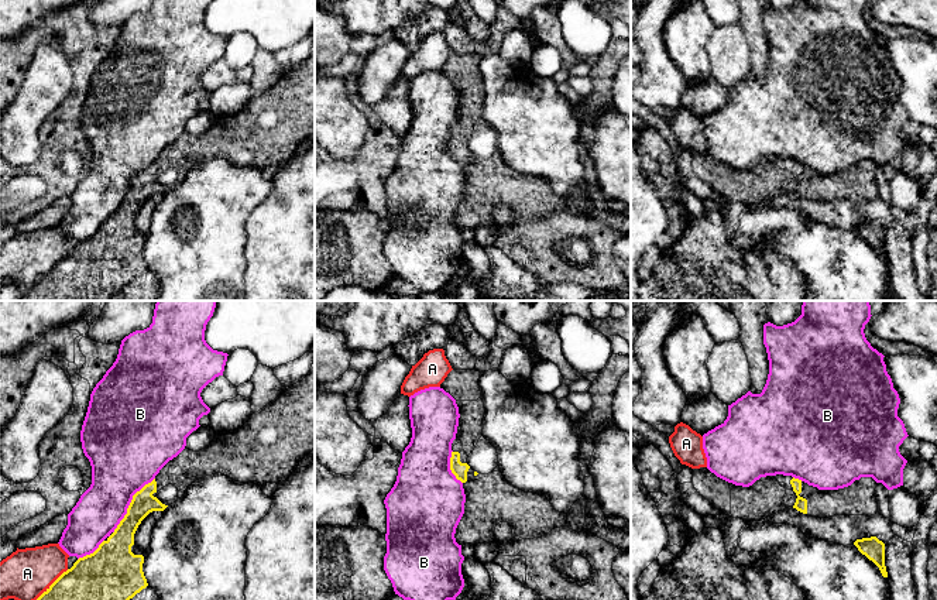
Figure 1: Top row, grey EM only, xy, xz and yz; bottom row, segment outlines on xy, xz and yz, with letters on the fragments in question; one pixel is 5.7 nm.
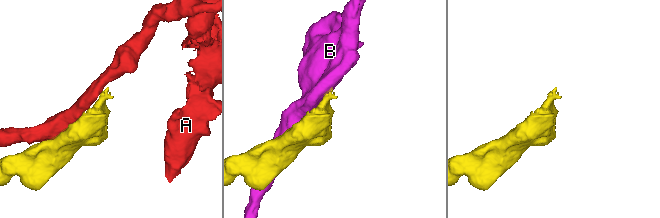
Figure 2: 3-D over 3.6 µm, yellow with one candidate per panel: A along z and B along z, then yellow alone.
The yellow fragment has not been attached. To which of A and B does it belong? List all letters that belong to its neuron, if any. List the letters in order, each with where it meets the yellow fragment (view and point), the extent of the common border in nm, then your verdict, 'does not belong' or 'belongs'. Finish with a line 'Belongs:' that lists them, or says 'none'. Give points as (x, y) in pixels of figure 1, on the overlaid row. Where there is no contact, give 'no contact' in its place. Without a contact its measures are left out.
A: meets yellow in xy at (52, 583); contact 260 nm long; does not belong
B: meets yellow in xy at (130, 504); contact 400 nm long; does not belong
Belongs: none

